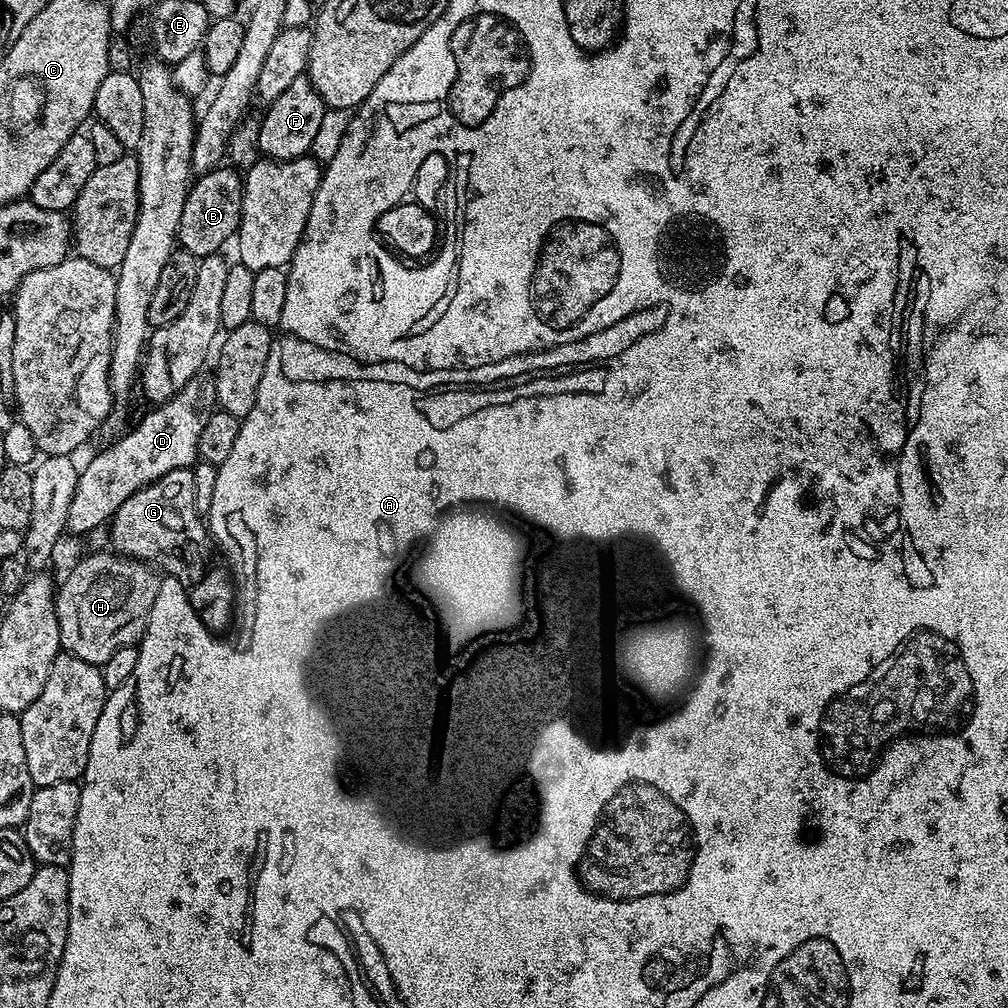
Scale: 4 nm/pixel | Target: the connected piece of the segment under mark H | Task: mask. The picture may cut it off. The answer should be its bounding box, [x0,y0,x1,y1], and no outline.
[56,550,162,666]

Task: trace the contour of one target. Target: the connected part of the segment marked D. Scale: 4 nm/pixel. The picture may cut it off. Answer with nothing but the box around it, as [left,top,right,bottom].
[67,374,216,534]

